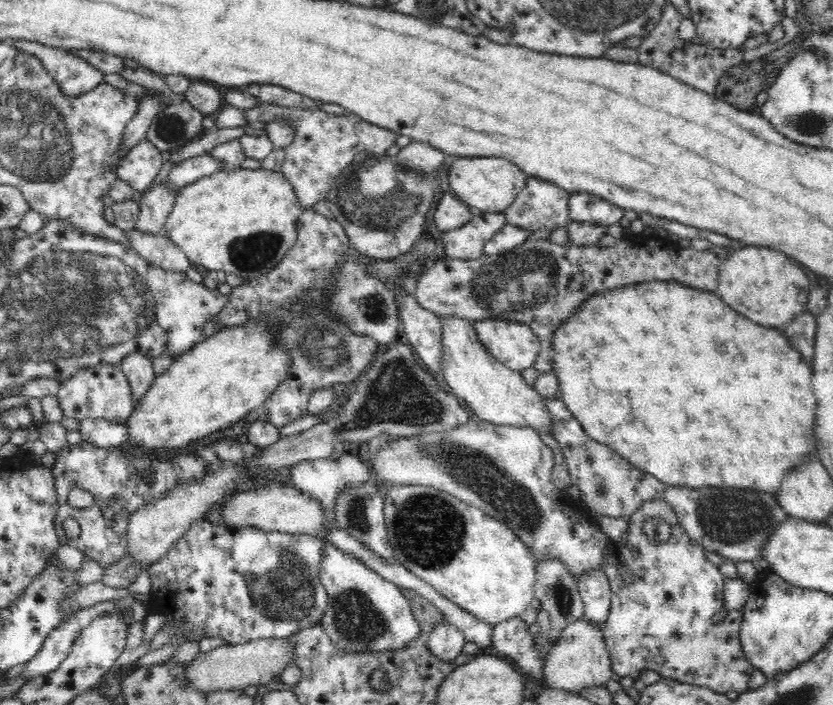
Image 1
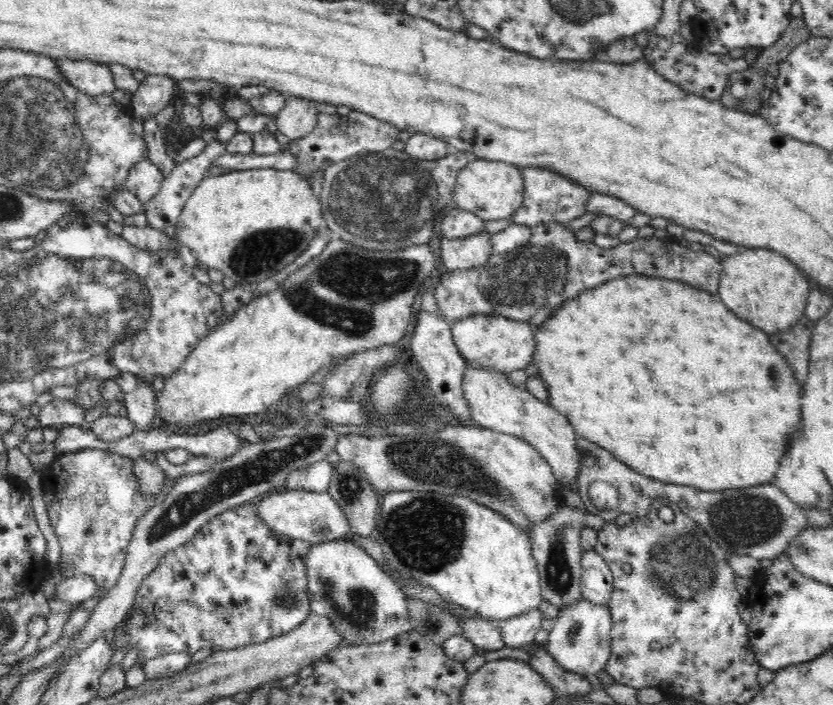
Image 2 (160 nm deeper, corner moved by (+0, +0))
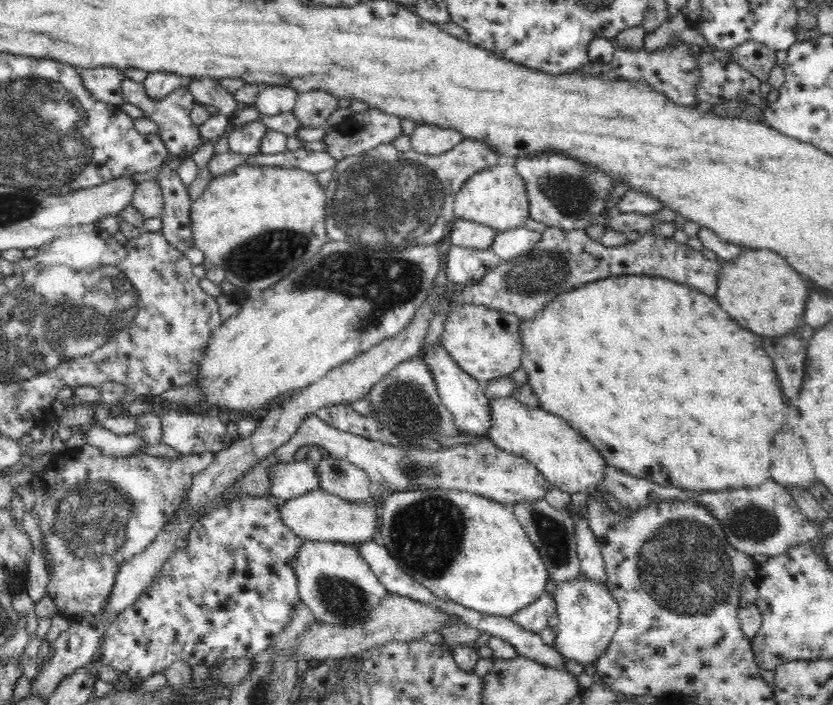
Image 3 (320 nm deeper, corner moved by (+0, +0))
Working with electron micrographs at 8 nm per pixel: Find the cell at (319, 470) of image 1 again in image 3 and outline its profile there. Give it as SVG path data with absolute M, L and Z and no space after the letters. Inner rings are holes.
M314 446L302 462L292 461L272 470L273 484L270 499L276 502L292 500L303 493L321 488L318 471L323 454Z

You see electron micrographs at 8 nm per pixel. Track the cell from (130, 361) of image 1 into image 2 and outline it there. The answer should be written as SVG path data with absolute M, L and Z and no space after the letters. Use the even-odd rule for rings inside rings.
M136 375L136 390L124 394L127 417L135 422L137 429L148 431L153 426L156 410L157 392L152 383L142 375Z

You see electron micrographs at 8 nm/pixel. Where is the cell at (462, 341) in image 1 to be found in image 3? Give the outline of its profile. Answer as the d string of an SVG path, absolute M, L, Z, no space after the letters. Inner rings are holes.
M514 395L489 399L490 430L488 437L507 452L517 453L530 460L547 476L553 487L573 495L591 489L603 478L606 462L588 440L569 422L538 406L532 408Z

